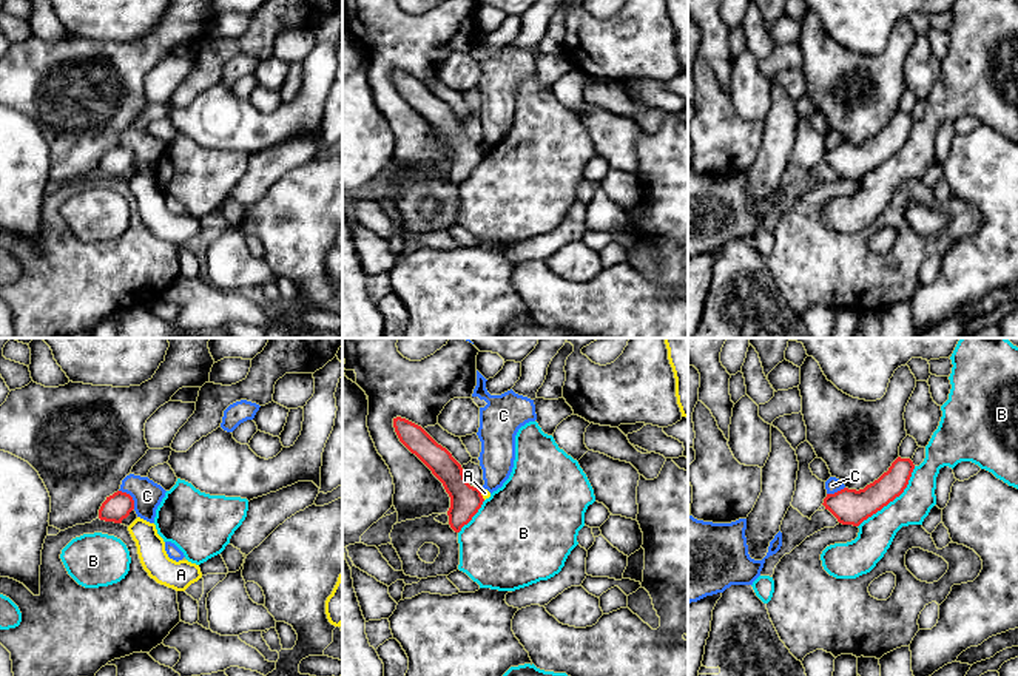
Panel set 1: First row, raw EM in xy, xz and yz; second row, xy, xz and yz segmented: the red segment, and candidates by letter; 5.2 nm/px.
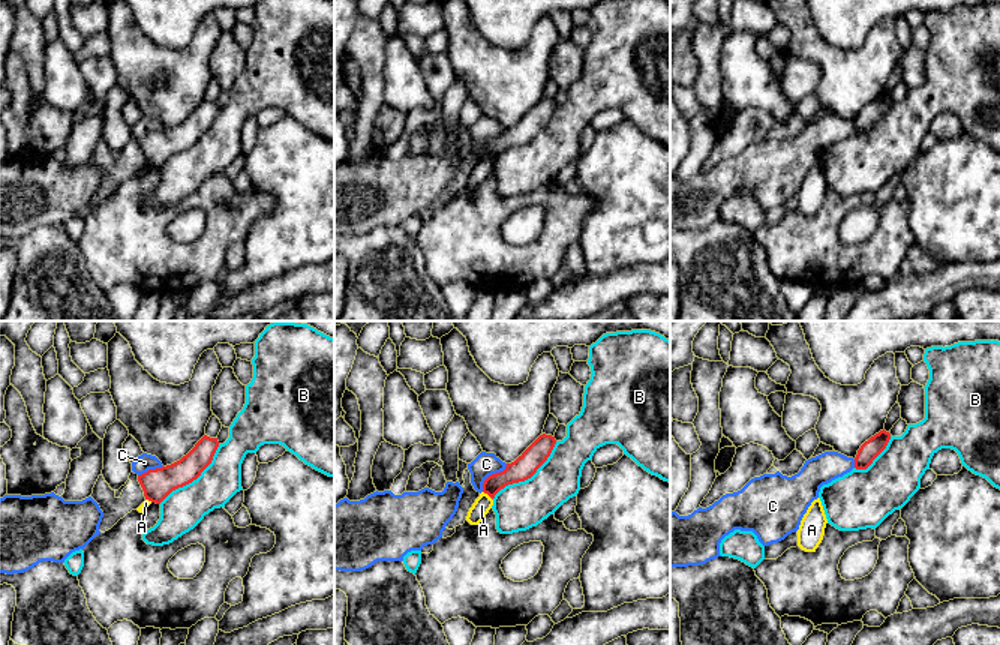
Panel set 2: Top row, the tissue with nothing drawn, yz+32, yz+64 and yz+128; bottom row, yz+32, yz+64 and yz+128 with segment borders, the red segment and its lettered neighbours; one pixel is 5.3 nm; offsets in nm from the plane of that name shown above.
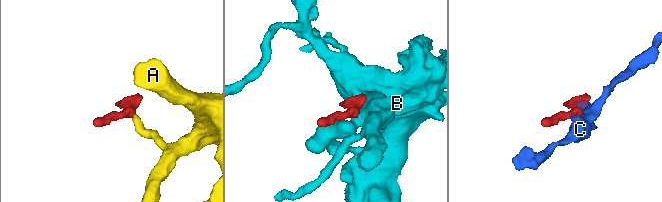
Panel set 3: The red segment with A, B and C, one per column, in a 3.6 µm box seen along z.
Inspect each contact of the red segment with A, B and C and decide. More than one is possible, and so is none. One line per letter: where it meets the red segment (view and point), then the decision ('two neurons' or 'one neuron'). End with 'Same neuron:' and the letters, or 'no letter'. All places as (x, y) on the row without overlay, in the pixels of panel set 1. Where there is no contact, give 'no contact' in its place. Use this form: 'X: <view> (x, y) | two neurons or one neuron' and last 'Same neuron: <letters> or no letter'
A: xz (480, 148) | two neurons
B: yz (892, 155) | two neurons
C: xy (131, 152) | two neurons
Same neuron: no letter

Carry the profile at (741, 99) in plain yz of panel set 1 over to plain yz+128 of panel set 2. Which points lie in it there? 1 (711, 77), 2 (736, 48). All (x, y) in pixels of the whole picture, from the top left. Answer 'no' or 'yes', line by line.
1: no
2: yes

